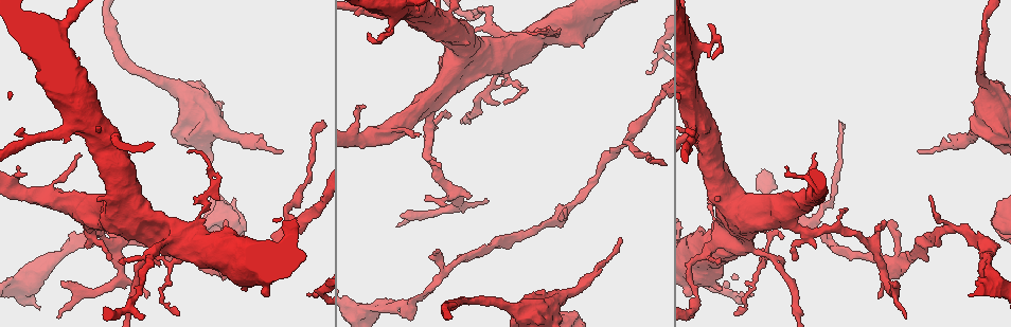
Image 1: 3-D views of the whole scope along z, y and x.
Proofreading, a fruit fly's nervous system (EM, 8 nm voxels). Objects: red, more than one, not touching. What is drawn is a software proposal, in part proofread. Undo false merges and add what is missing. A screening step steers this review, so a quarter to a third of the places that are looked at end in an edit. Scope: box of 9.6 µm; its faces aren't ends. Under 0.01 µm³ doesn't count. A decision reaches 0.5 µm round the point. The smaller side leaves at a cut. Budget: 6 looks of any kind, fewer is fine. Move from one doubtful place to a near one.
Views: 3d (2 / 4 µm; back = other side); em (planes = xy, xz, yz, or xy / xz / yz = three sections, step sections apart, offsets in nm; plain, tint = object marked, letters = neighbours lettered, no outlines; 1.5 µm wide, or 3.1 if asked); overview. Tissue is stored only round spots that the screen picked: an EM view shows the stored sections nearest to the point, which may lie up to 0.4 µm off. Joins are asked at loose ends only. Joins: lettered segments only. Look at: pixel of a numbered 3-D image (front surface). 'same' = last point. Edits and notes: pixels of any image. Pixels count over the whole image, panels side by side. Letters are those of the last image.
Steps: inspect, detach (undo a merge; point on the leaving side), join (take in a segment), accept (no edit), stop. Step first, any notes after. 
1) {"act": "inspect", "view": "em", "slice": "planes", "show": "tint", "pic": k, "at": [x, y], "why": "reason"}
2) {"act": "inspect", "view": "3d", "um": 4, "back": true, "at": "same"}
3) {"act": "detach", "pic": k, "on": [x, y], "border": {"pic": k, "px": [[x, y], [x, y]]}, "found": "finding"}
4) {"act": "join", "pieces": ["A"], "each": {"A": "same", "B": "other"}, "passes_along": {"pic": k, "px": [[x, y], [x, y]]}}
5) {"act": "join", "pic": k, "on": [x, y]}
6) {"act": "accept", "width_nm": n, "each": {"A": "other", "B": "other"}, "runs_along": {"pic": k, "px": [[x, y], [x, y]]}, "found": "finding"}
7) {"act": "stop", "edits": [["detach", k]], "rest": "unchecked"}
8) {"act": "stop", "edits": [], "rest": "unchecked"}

{"act": "inspect", "view": "3d", "um": 2, "pic": 1, "at": [620, 240], "why": "free end"}

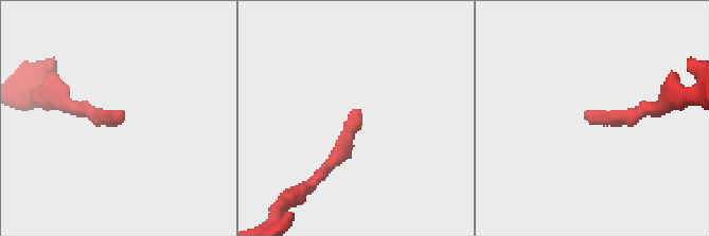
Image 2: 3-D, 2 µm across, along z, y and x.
{"act": "inspect", "view": "em", "slice": "xz", "step": 4, "show": "tint", "pic": 2, "at": [585, 118], "why": "now the EM"}

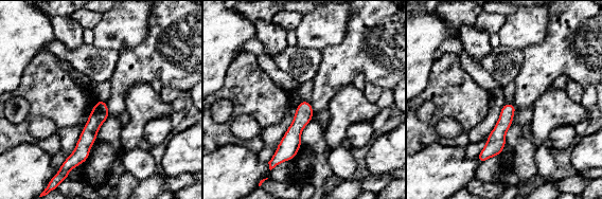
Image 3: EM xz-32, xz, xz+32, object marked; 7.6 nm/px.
{"act": "inspect", "view": "em", "slice": "planes", "show": "letters", "at": "same", "why": "another direction"}

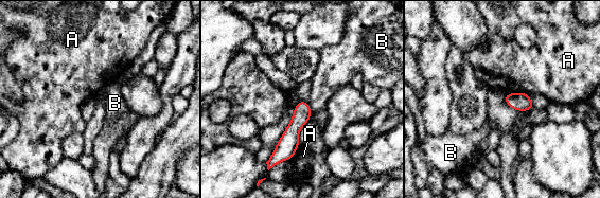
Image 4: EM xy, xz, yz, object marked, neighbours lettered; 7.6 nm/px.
{"act": "accept", "longest_contact_nm": ["A", 180], "each": {"A": "other", "B": "other"}, "border": {"pic": 4, "px": [[306, 102], [312, 111]]}, "found": "no lettered segment goes on from it"}

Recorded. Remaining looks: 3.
{"act": "inspect", "view": "em", "slice": "planes", "show": "letters", "pic": 1, "at": [877, 295], "why": "free end"}

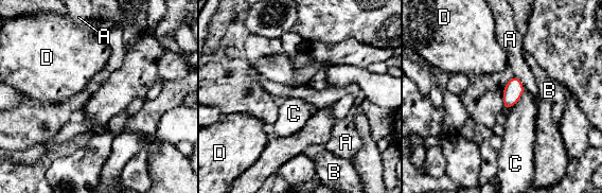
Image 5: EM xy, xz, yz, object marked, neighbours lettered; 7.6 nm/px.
{"act": "accept", "width_nm": 150, "each": {"A": "other", "B": "other", "C": "other", "D": "other"}, "border": {"pic": 5, "px": [[514, 74], [519, 79], [525, 89]]}, "found": "none of them fits"}

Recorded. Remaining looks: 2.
{"act": "inspect", "view": "em", "slice": "xy", "step": 8, "show": "letters", "pic": 1, "at": [446, 16], "why": "calibre changes"}

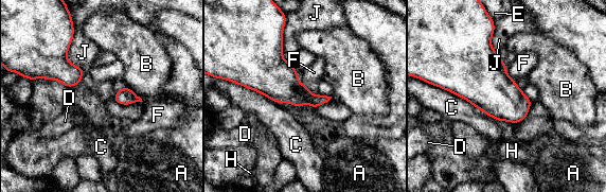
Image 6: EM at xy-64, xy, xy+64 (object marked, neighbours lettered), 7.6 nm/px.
{"act": "inspect", "view": "em", "slice": "yz", "step": 8, "show": "letters", "at": "same"}

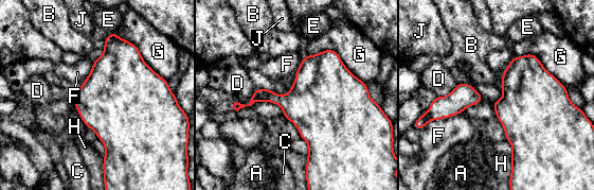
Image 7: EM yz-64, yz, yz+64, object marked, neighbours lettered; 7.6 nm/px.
{"act": "accept", "each": {"A": "other", "B": "other", "C": "other", "D": "other", "E": "other", "F": "other", "G": "other", "H": "other", "J": "other"}, "border": {"pic": 7, "px": [[462, 113], [435, 120]]}, "found": "one cell here"}

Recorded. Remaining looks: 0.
{"act": "stop", "edits": [], "rest": "unchecked"}

